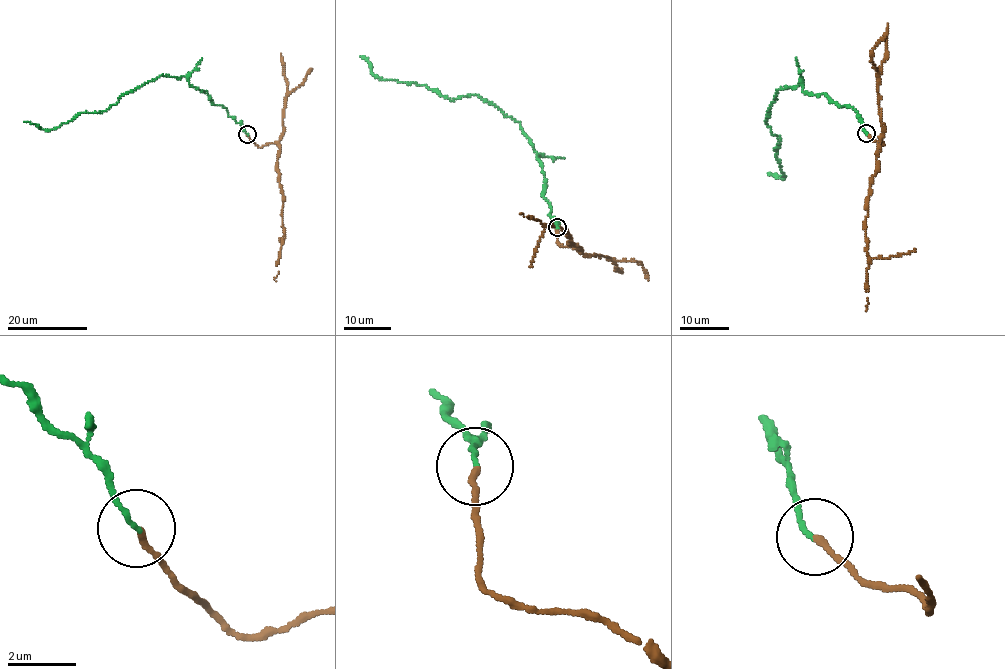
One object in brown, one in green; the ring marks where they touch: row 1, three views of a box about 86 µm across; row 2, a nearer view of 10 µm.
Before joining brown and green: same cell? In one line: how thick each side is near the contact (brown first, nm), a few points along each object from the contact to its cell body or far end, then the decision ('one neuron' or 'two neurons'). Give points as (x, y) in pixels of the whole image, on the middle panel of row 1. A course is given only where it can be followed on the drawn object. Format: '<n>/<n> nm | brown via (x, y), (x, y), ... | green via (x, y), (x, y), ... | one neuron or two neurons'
180/130 nm | brown via (557, 227), (559, 245), (580, 249), (569, 243), (566, 231), (520, 213) | green via (557, 227), (549, 214), (538, 153), (520, 124), (476, 94), (450, 100), (425, 85), (380, 78), (360, 56) | one neuron

